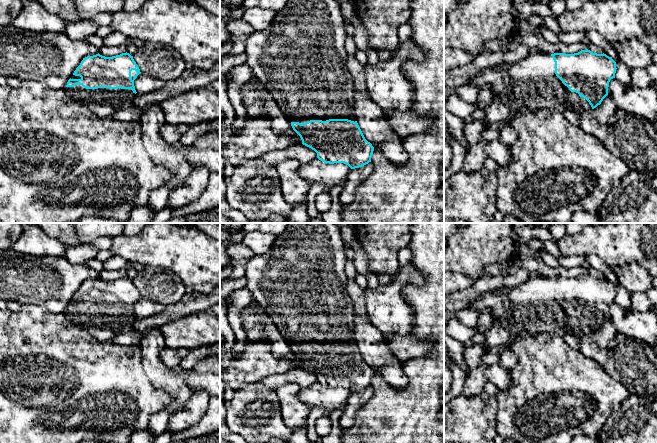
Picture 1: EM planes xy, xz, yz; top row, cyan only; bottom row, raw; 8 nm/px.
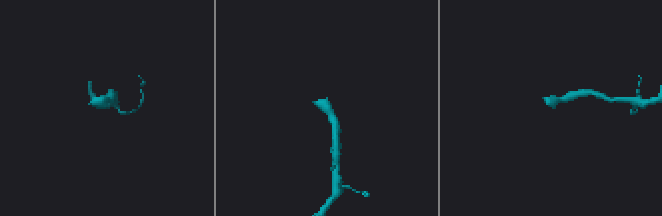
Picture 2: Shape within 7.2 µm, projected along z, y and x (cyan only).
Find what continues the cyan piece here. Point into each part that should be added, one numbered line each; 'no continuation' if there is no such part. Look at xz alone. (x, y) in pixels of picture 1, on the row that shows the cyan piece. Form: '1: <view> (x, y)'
1: xz (300, 58)

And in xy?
1: xy (103, 102)

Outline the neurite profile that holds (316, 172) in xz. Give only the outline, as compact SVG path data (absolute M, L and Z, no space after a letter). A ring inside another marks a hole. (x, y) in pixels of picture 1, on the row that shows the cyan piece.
M315 158L309 164L301 164L299 167L300 176L309 184L320 184L330 192L332 187L344 184L351 168L344 163L324 163Z

